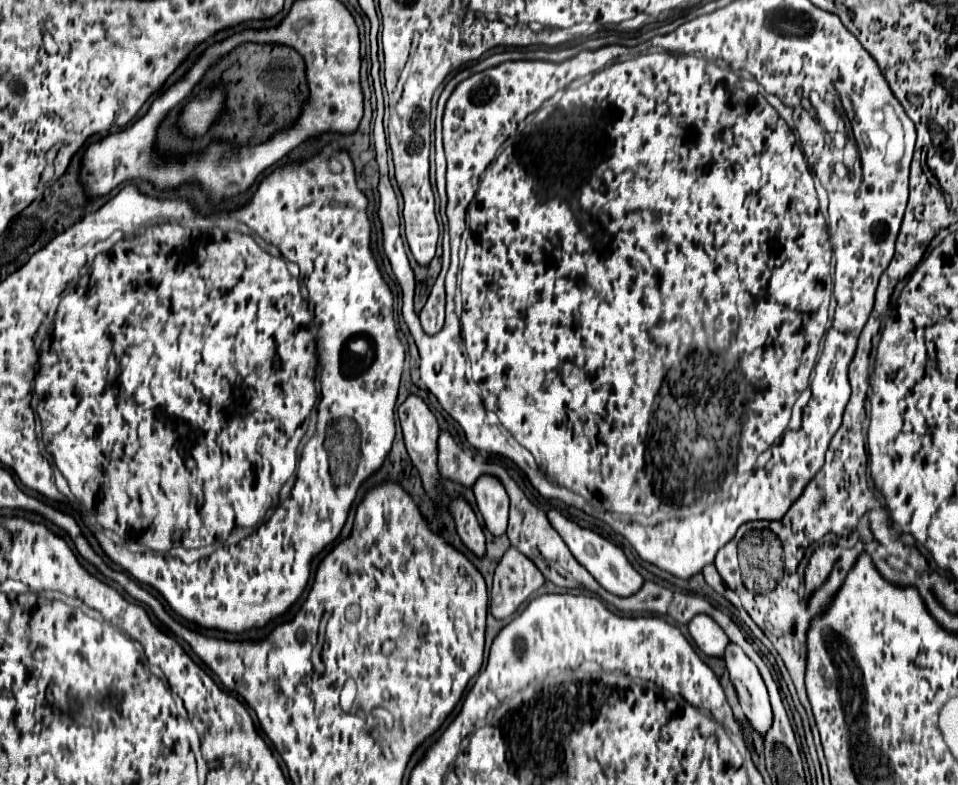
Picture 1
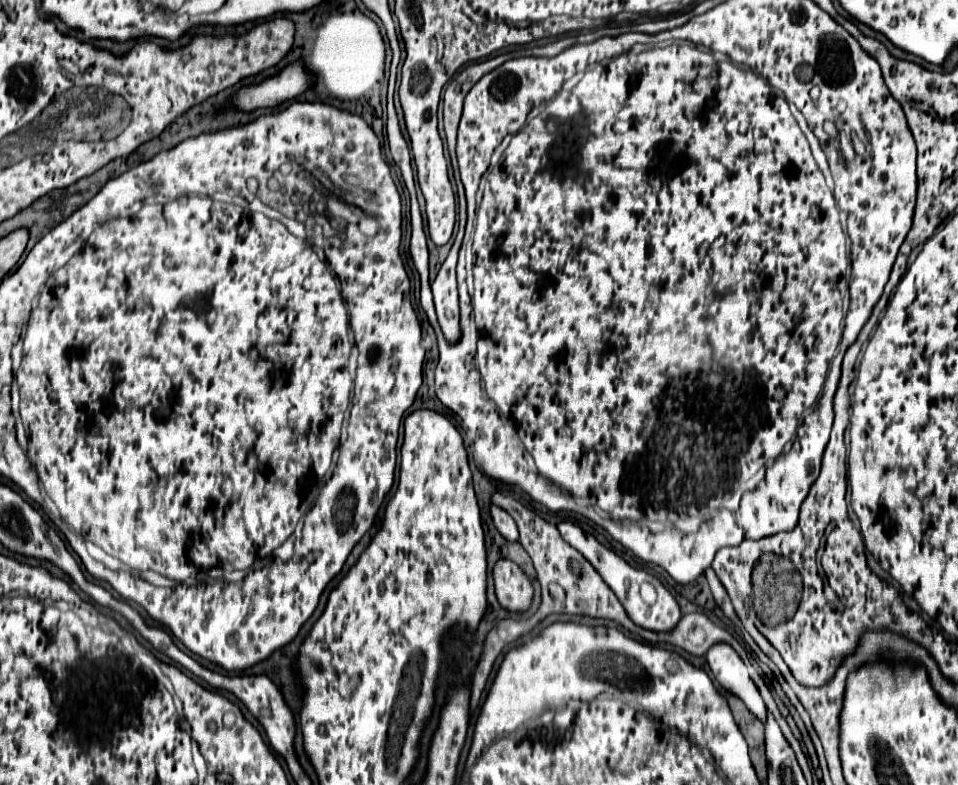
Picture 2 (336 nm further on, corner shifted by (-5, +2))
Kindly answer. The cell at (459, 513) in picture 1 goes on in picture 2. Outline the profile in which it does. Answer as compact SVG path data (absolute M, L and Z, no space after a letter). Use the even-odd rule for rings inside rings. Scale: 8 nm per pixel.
M509 559L497 561L493 569L495 593L501 603L511 613L525 613L533 601L533 585L529 577Z

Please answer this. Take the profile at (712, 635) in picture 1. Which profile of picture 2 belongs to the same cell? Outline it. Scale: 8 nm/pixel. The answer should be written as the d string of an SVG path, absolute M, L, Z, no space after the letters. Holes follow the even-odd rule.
M717 645L713 649L709 649L707 653L707 663L709 669L715 677L715 681L729 693L733 693L735 697L739 697L745 707L761 721L767 721L767 709L765 703L755 687L755 683L751 681L745 663L739 659L739 655L733 651L733 647L729 645Z

